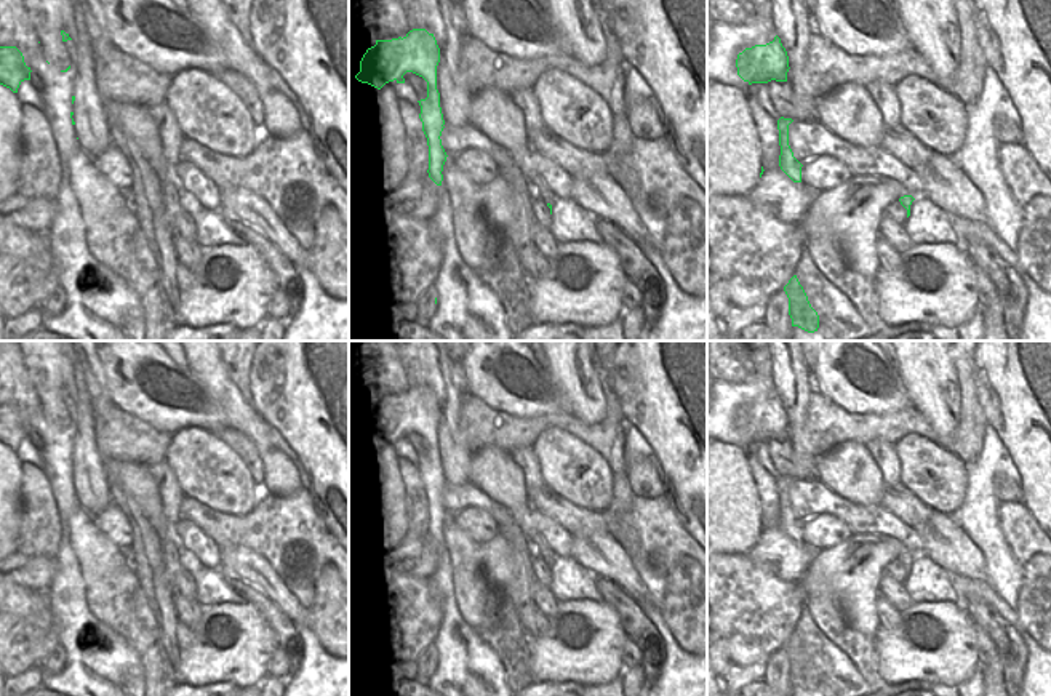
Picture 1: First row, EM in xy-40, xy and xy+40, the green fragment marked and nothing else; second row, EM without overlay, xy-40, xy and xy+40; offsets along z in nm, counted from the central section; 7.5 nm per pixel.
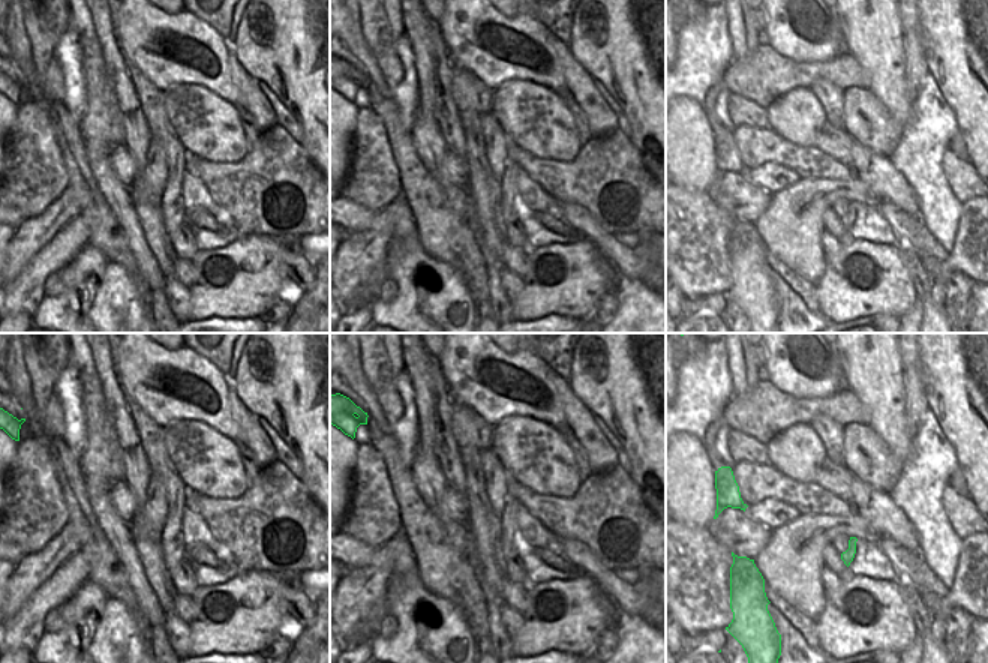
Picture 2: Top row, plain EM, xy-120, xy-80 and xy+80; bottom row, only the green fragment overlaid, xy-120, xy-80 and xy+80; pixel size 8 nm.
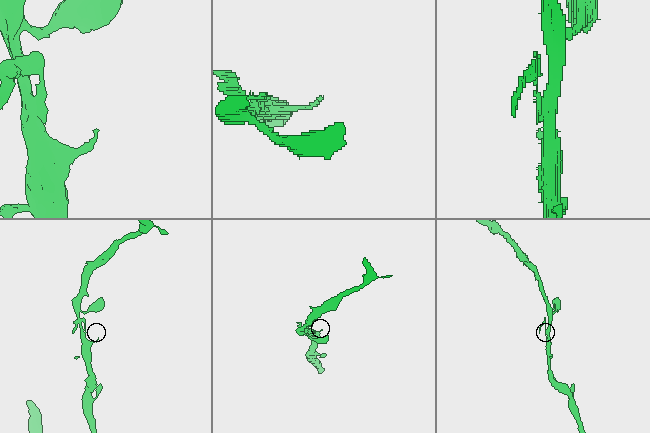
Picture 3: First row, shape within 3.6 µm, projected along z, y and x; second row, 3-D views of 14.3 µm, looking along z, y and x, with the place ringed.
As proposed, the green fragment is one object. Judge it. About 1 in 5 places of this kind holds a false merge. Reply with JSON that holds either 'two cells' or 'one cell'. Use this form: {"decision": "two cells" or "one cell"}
{"decision": "one cell"}

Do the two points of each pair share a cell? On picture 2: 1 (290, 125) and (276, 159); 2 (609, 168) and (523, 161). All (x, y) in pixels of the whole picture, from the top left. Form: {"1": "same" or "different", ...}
{"1": "different", "2": "same"}

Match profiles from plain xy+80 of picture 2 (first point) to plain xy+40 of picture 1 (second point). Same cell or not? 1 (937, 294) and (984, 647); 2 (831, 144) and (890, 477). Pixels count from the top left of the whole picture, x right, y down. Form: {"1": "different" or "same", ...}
{"1": "different", "2": "different"}

